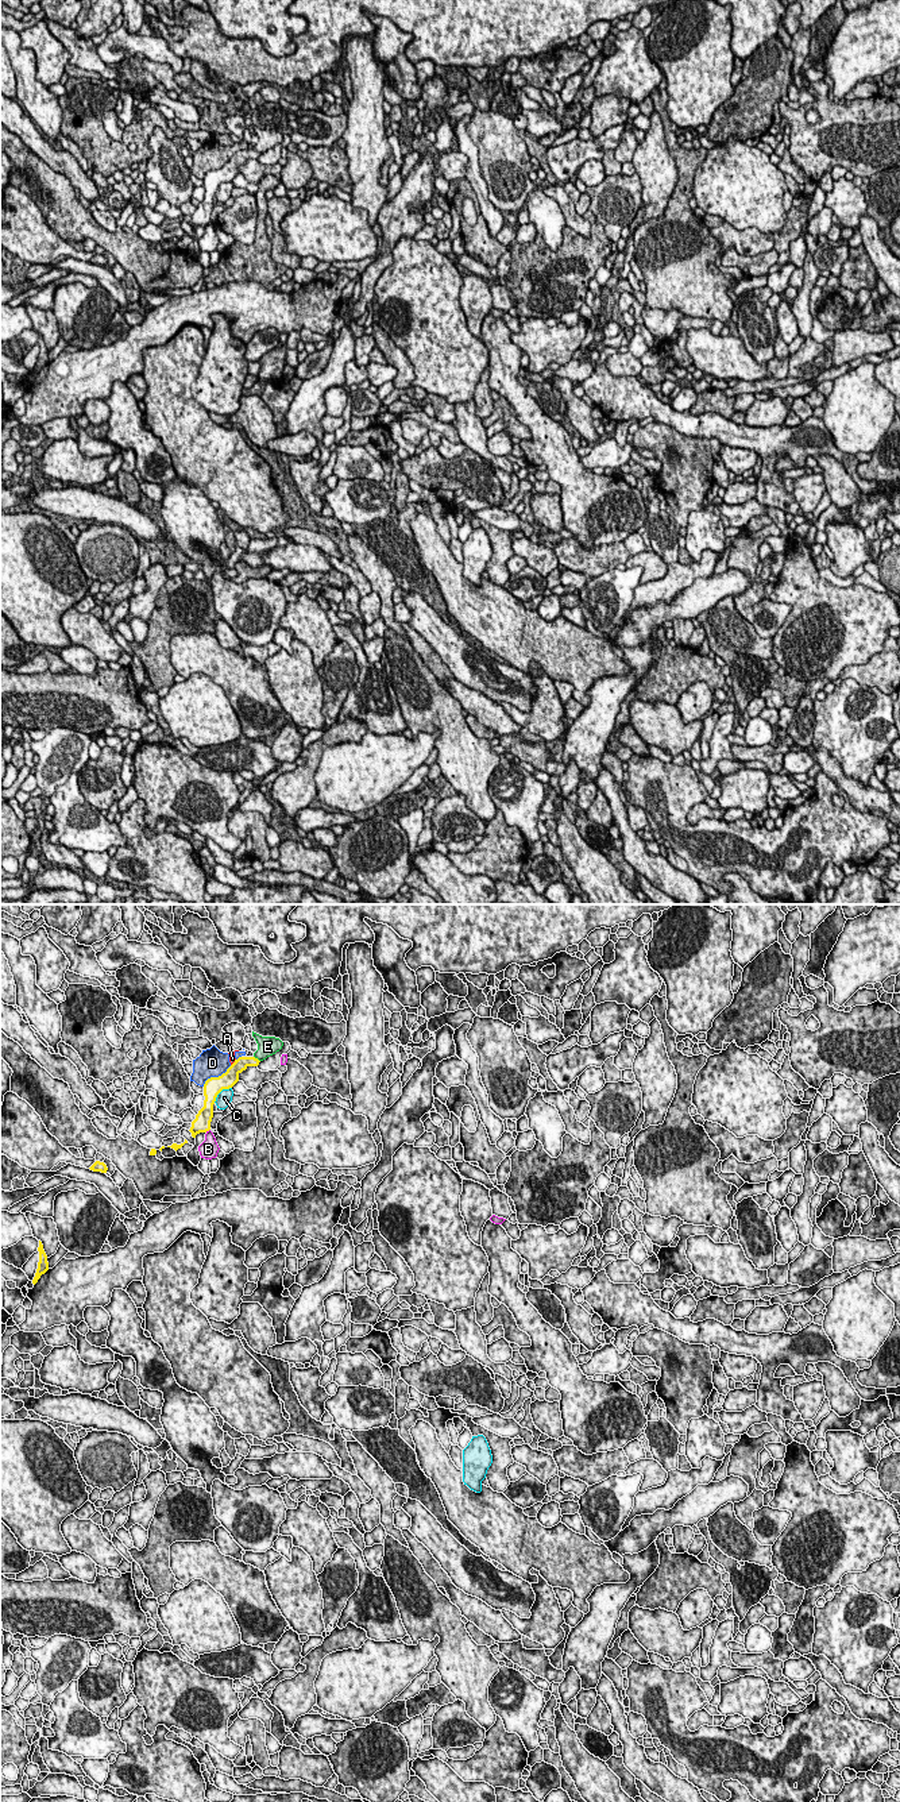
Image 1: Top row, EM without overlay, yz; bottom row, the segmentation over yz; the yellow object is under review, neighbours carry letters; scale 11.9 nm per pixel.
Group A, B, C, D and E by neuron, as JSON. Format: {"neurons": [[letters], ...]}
{"neurons": [["A", "D"], ["B"], ["C"], ["E"]]}

